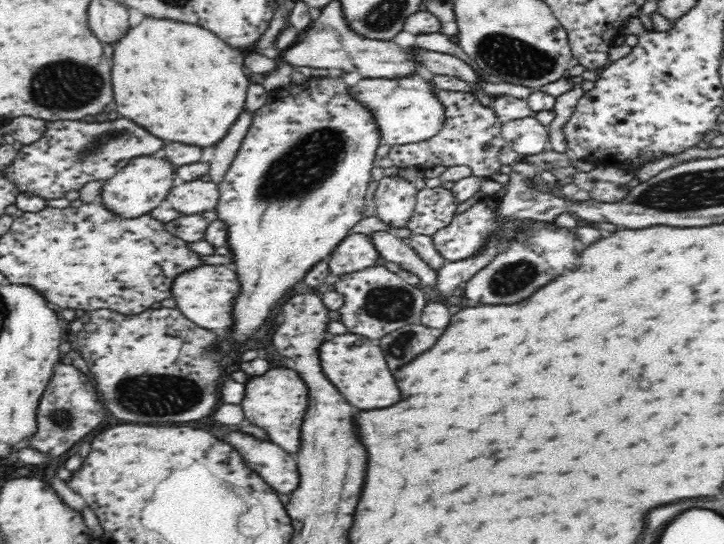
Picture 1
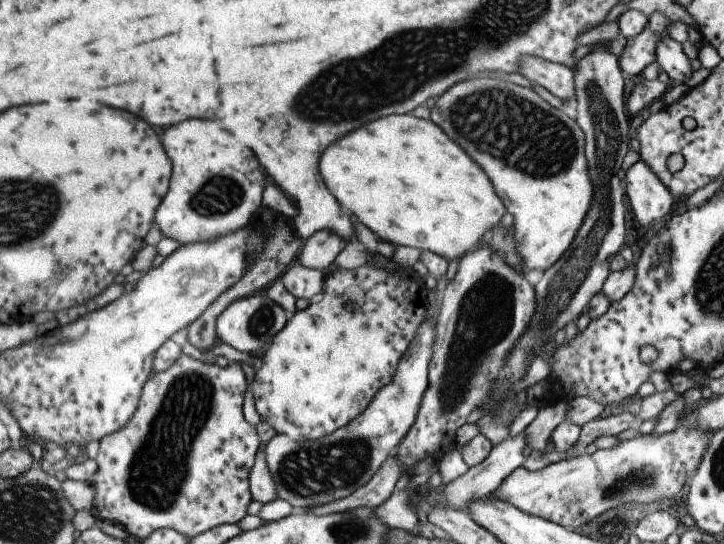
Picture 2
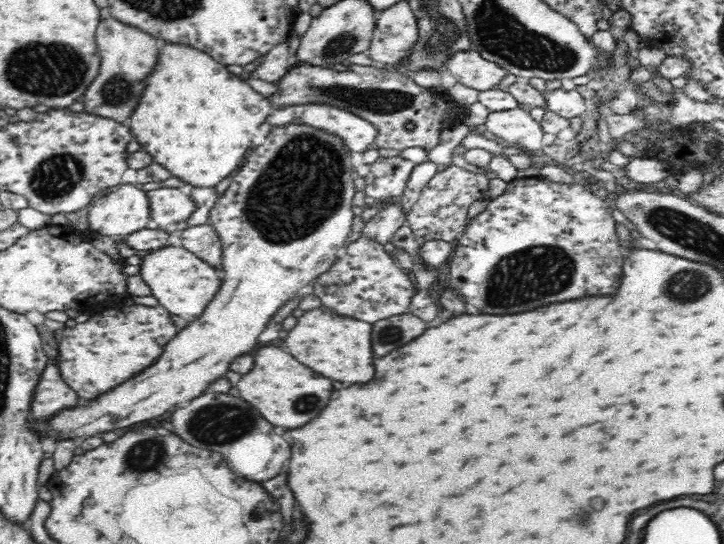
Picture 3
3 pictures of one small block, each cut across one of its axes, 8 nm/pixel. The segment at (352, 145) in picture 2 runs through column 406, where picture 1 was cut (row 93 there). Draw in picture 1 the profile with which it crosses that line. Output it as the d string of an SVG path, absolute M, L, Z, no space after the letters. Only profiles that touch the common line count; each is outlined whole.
M144 17L142 22L130 30L113 46L113 64L111 68L111 81L114 86L114 101L117 104L116 112L121 117L128 118L136 125L142 126L149 134L155 138L160 138L164 142L182 143L186 145L196 145L203 148L216 146L232 128L240 114L245 110L246 92L248 88L248 74L244 67L244 57L247 53L228 46L228 43L222 41L212 31L208 32L205 28L200 28L196 24L182 24L174 22L172 19L157 19Z

